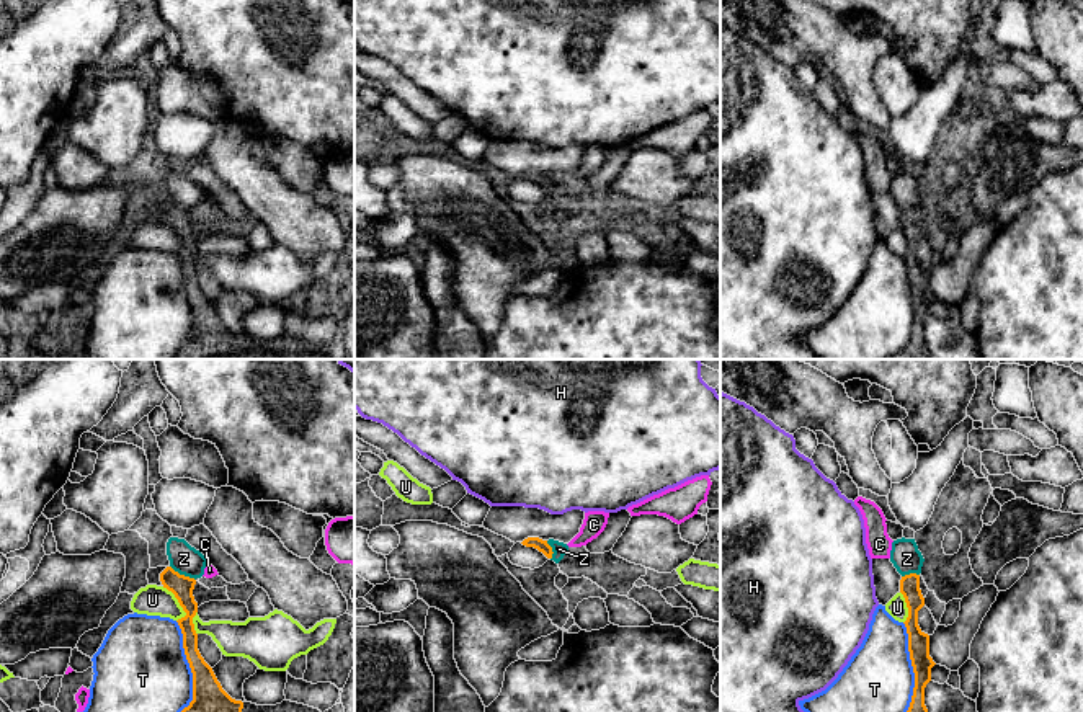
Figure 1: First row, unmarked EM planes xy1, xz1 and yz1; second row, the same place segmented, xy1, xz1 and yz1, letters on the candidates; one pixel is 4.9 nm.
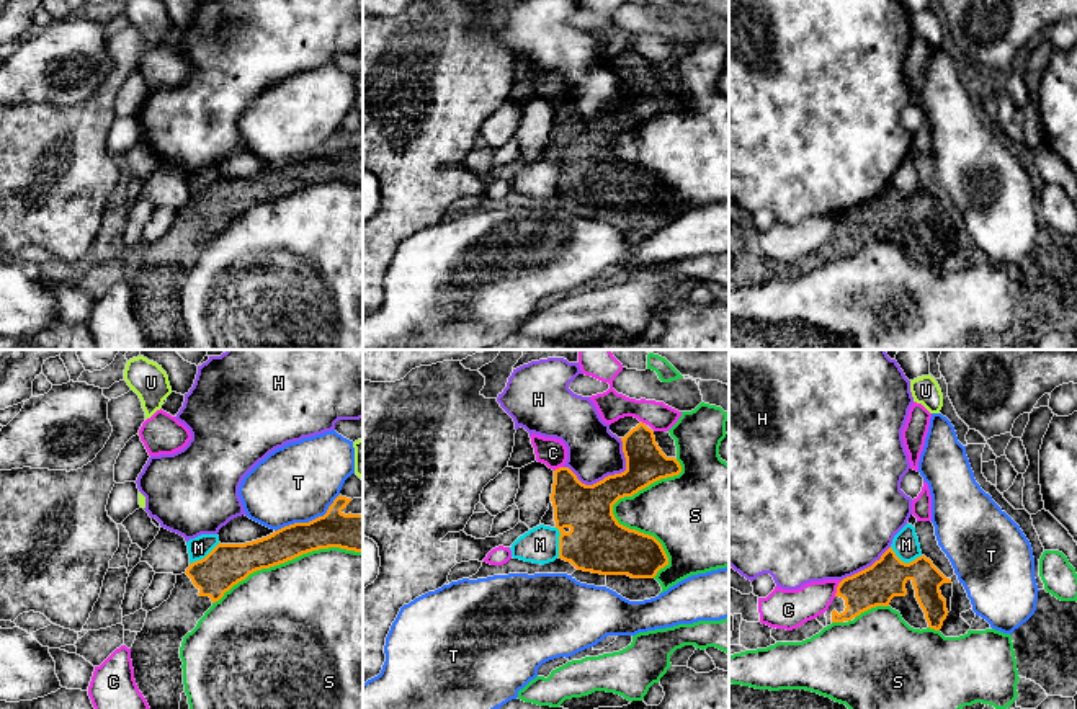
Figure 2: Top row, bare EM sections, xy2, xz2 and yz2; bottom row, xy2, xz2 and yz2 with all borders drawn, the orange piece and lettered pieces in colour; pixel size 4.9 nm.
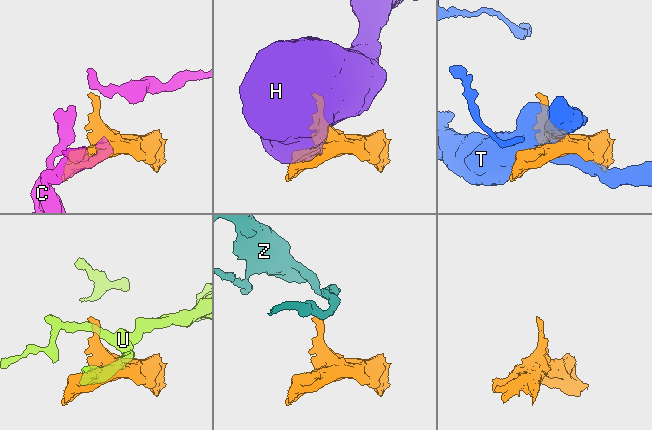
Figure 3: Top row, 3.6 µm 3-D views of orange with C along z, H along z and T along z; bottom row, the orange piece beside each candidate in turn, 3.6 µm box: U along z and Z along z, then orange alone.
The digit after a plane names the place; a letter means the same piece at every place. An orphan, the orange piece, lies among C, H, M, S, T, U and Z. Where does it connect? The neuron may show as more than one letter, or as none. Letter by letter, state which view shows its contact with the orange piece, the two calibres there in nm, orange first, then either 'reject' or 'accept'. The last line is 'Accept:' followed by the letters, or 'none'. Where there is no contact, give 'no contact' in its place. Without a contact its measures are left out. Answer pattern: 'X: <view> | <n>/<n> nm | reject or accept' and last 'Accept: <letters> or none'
C: yz2 | 200/190 nm | reject
H: xz2 | 240/260 nm | reject
M: yz2 | 200/130 nm | reject
S: xz2 | 300/280 nm | reject
T: xy1 | 260/480 nm | reject
U: xy1 | 110/150 nm | reject
Z: xy1 | 110/150 nm | reject
Accept: none

